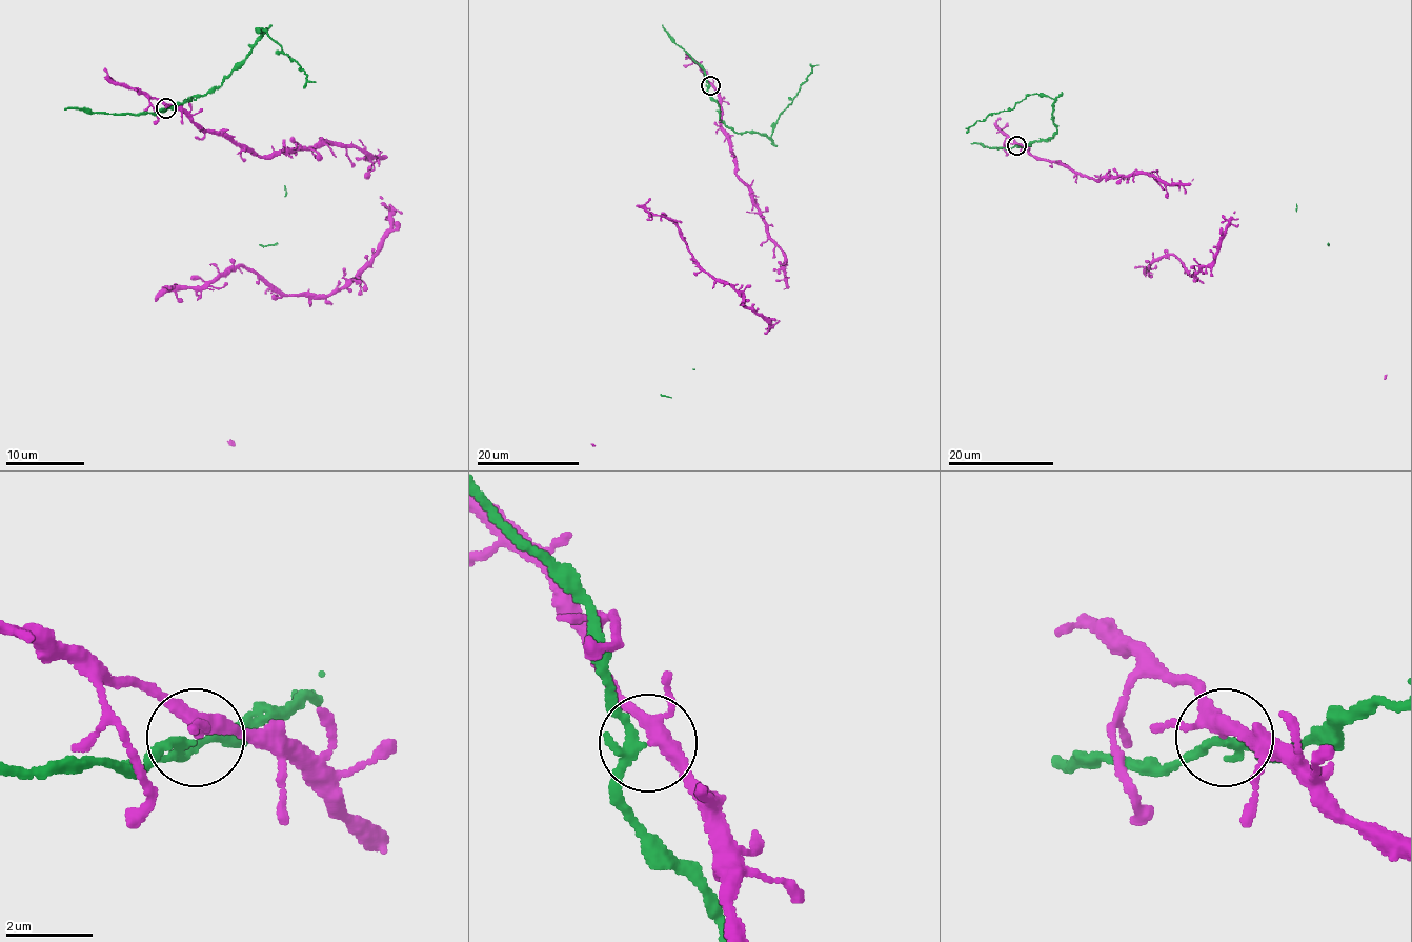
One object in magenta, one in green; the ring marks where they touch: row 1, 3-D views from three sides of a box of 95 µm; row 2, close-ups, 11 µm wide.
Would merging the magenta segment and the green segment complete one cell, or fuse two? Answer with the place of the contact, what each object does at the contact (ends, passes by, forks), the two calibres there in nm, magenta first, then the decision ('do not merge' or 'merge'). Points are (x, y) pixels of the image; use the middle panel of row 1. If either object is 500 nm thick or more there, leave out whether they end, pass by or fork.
(710, 85) | magenta forks | green passes by | 280/190 nm | do not merge

